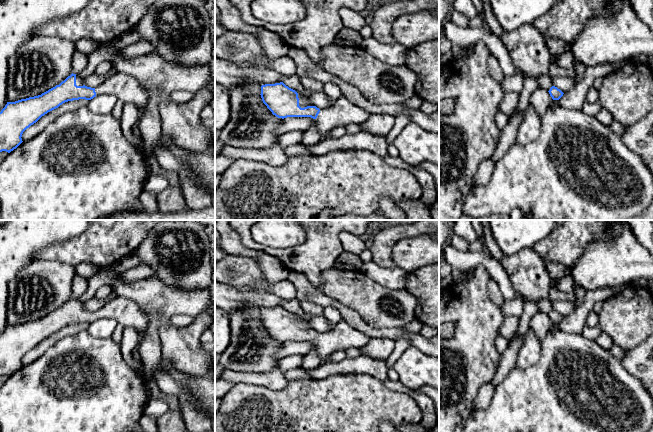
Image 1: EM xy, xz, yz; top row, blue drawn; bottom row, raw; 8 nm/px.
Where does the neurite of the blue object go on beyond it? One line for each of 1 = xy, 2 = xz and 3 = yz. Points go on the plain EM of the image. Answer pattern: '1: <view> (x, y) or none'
1: xy (126, 312)
2: xz (344, 336)
3: none

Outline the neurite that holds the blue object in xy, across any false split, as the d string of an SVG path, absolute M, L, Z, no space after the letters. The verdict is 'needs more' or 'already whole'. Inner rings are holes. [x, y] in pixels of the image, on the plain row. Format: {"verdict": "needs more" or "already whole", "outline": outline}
{"verdict": "needs more", "outline": "M118 296L107 302L97 312L76 309L76 298L71 298L59 309L41 319L7 326L0 336L0 376L10 377L23 365L22 358L42 340L58 332L65 326L91 324L102 318L114 319L123 326L132 326L143 333L148 320L138 305L127 298Z"}

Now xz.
{"verdict": "needs more", "outline": "M283 306L261 310L261 322L267 332L278 342L311 341L316 345L323 359L336 351L346 351L350 347L360 348L370 338L350 326L343 318L335 329L325 334L316 330L299 330L298 317Z"}

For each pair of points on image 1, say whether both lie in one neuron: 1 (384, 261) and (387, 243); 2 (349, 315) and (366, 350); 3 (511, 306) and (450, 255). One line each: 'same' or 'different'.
1: same
2: different
3: different

